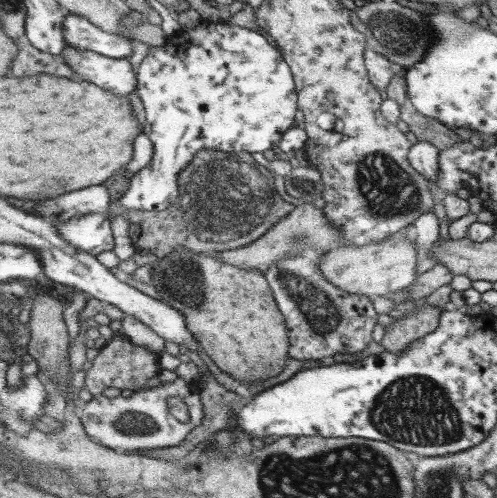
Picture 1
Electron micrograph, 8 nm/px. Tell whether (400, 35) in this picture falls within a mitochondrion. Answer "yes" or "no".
yes

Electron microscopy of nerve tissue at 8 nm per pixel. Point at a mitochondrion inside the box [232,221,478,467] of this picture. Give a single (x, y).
(414, 410)

